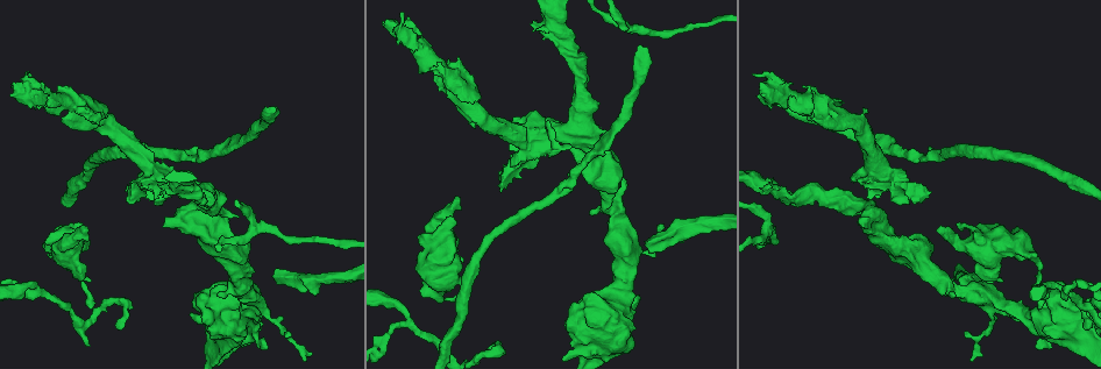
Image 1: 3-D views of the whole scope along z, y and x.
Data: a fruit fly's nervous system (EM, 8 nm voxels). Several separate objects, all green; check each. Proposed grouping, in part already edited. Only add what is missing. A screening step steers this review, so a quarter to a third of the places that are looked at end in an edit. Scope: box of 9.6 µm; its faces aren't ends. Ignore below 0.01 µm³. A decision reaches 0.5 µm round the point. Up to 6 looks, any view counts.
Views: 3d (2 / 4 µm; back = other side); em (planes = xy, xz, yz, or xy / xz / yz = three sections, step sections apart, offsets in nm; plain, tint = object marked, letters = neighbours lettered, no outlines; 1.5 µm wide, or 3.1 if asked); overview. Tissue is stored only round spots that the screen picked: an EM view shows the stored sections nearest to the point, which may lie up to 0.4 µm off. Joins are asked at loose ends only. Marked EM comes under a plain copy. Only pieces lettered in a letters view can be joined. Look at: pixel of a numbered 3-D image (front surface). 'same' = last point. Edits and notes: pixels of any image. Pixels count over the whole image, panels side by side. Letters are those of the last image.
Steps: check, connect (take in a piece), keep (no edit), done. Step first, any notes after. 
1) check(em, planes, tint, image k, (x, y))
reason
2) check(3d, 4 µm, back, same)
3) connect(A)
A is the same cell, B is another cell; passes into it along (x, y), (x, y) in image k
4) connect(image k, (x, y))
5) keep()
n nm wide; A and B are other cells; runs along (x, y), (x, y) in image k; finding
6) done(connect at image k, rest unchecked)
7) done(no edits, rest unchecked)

check(em, xy, step 8, letters, image 1, (532, 24))

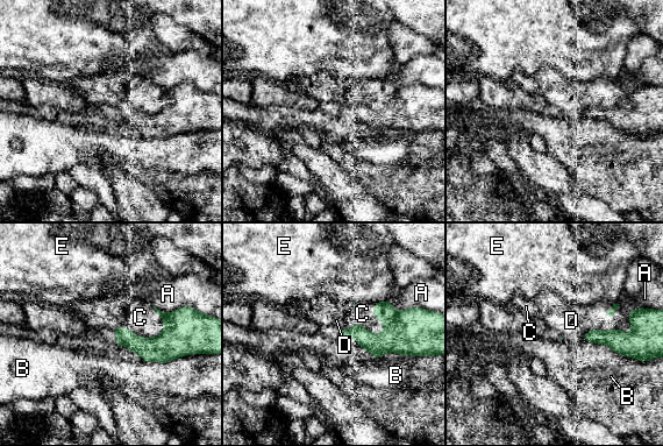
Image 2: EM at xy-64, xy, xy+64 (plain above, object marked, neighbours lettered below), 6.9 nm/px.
keep()
A, B, C, D and E are other cells; border along (164, 321), (156, 337), (113, 328) in image 2; no lettered piece goes on from it

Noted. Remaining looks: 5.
check(3d, 2 µm, back, image 1, (862, 226))
an open end

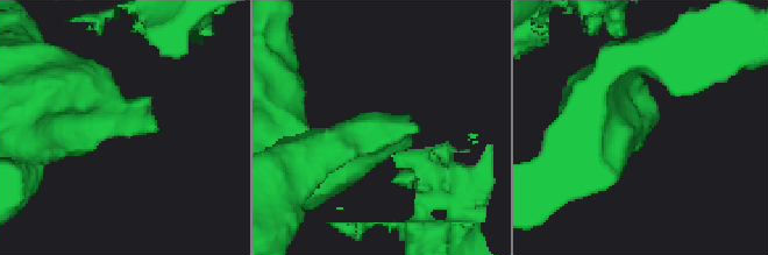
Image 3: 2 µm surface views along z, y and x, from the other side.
check(em, planes, letters, image 3, (415, 126))

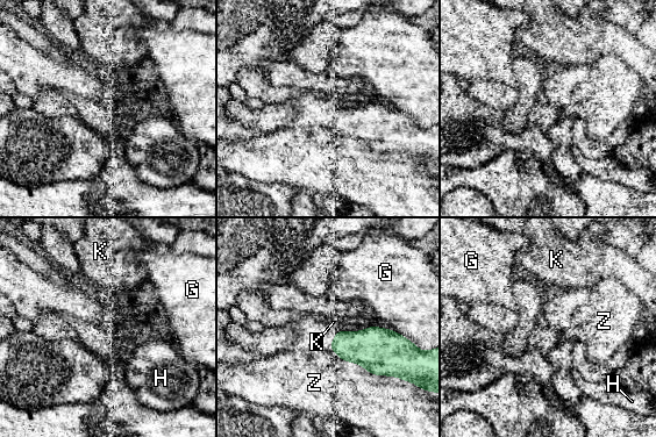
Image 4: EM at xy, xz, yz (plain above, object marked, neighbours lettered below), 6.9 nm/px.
keep()
Z touches over 260 nm; G, H, K and Z are other cells; border along (341, 330), (329, 345), (336, 355) in image 4; none of them fits

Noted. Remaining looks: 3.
check(3d, 4 µm, image 1, (423, 295))
stops while still wide

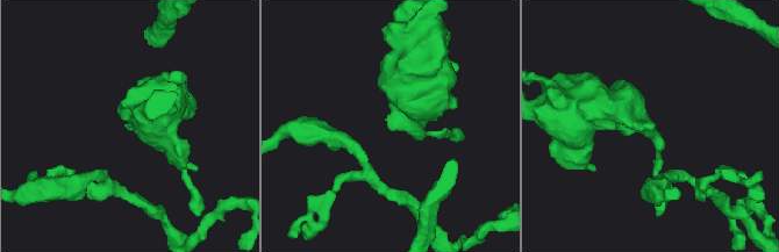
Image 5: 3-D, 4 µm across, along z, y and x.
check(em, planes, letters, image 5, (127, 123))
shape alone is not enough

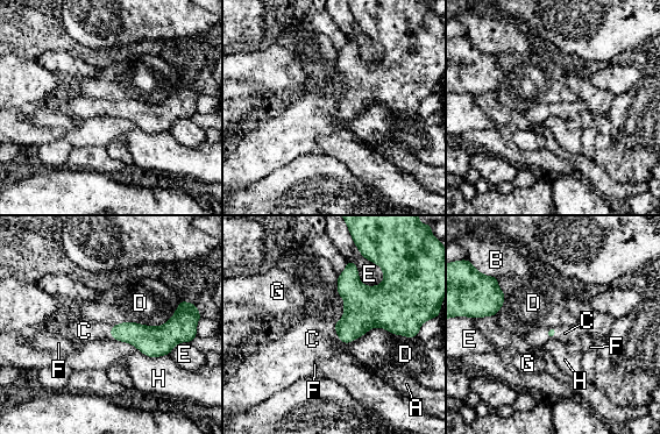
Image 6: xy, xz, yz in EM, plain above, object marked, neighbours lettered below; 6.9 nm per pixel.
connect(C)
D touches over 500 nm; C is the same cell, A, B, D, E, F, G and H are other cells; the neuron continues

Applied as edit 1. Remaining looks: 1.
done(connect at image 6, rest unchecked)

